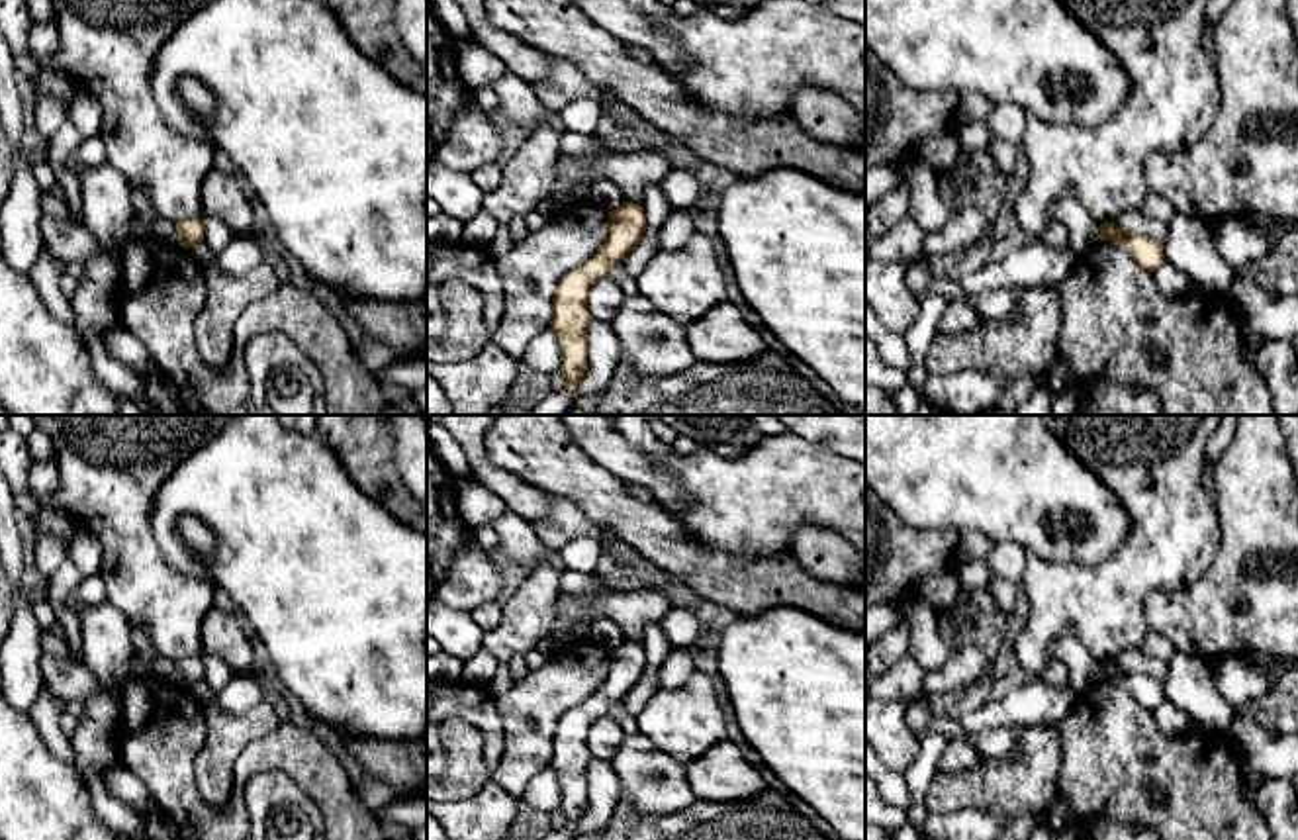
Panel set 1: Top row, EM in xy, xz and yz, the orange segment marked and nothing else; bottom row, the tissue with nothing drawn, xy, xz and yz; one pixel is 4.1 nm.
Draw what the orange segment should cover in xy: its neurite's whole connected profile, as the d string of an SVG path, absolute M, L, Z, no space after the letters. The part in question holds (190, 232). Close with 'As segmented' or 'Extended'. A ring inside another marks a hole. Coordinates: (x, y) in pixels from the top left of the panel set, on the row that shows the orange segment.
M188 217L176 223L180 247L188 249L204 241L202 217Z. As segmented

